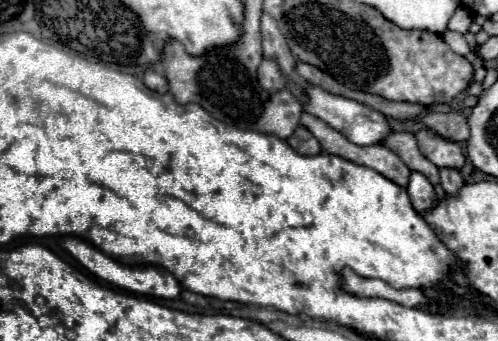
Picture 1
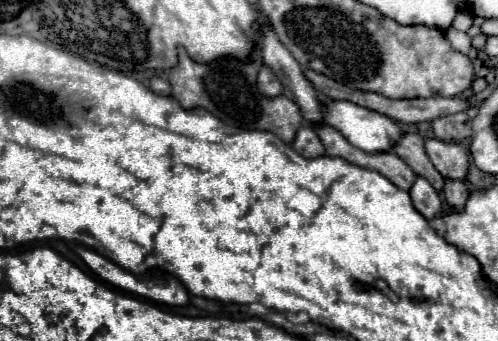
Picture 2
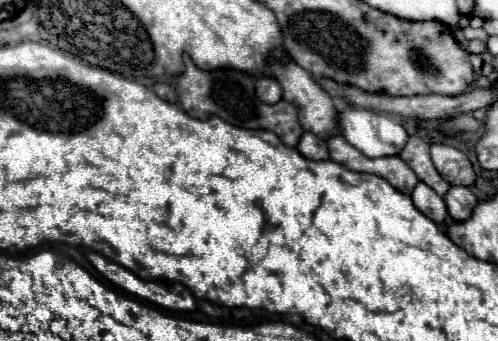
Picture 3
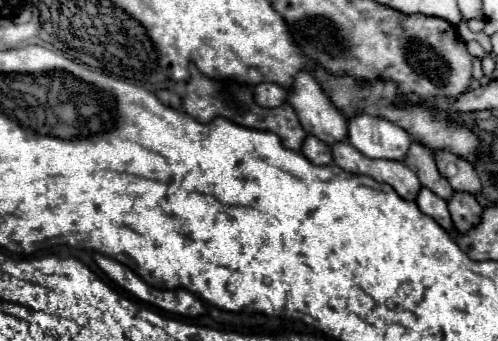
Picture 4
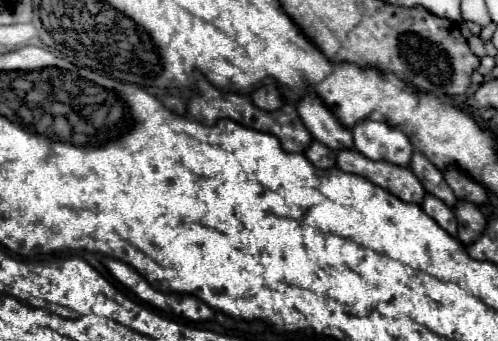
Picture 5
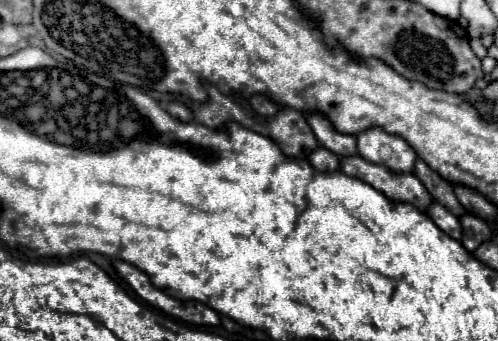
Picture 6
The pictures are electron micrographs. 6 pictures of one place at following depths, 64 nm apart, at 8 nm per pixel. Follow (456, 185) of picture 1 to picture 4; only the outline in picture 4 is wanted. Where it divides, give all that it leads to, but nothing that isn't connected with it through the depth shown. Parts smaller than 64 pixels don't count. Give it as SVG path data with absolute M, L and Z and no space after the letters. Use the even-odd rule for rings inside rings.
M456 192L452 200L448 202L448 210L452 214L454 228L462 234L472 230L480 222L480 216L482 216L482 208L476 202L476 198L466 192Z

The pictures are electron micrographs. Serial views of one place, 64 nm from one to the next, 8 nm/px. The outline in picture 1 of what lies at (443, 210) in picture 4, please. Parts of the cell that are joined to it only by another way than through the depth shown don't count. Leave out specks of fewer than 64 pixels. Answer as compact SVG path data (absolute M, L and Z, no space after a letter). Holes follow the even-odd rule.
M412 172L410 184L408 184L406 190L408 190L408 196L410 196L410 200L412 200L412 206L414 206L420 214L432 210L432 208L436 206L436 202L438 202L438 196L436 196L436 192L434 192L434 186L432 186L432 184L426 180L426 176L420 174L420 172Z

